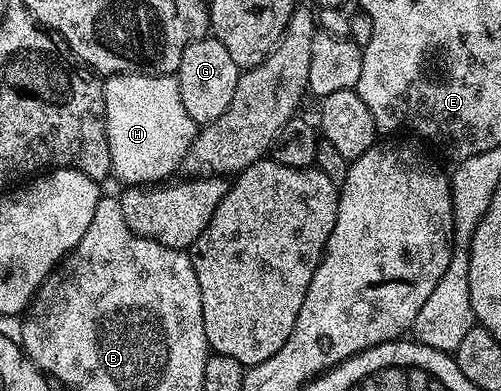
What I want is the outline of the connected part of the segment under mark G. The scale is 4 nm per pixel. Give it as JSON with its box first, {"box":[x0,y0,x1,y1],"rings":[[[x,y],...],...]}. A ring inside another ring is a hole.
{"box":[174,34,241,126],"rings":[[[211,34],[203,40],[190,42],[190,46],[182,50],[180,69],[174,75],[182,94],[182,106],[186,106],[186,114],[190,114],[195,124],[203,126],[226,114],[226,106],[230,106],[230,98],[234,98],[241,71],[234,58],[230,58],[226,46]]]}

